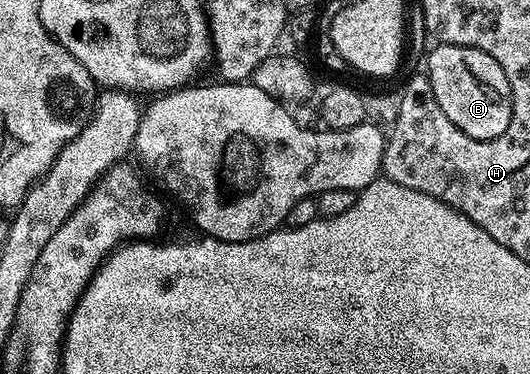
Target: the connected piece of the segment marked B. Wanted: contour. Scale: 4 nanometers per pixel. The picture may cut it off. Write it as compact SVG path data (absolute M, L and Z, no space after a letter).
M434 44L429 53L429 92L433 93L434 101L442 108L447 119L455 124L464 134L478 141L490 141L507 131L513 118L513 92L507 83L507 75L499 63L491 55L466 45Z

